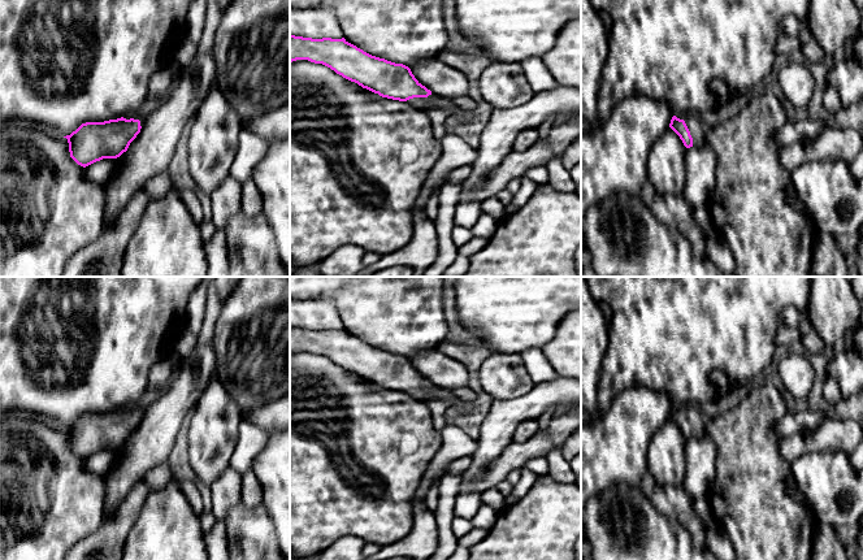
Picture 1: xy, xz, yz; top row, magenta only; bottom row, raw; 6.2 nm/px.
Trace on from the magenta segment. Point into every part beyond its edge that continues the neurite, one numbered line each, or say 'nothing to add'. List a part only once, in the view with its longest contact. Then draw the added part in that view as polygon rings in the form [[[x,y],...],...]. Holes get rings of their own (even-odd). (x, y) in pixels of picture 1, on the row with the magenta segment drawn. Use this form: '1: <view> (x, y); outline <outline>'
1: yz (698, 129); outline [[[688,112],[676,114],[676,117],[685,121],[693,138],[693,147],[699,147],[706,143],[710,126],[701,118],[699,114]]]

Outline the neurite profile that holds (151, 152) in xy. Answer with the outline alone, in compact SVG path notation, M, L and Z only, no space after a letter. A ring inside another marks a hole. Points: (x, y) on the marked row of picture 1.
M212 52L196 55L190 65L182 68L168 95L157 101L153 110L146 117L144 126L130 143L127 151L117 157L116 173L101 186L105 222L113 222L129 200L142 191L153 175L168 170L183 129L194 118L209 90L216 84L216 62Z

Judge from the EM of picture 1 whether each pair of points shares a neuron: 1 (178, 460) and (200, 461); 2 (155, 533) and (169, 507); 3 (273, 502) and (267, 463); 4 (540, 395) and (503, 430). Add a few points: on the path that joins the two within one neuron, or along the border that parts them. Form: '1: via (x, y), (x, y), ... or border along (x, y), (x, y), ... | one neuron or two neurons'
1: border along (187, 459), (194, 478) | two neurons
2: via (161, 526), (167, 521), (167, 513) | one neuron
3: via (273, 493), (273, 472) | one neuron
4: via (530, 404), (511, 421) | one neuron

